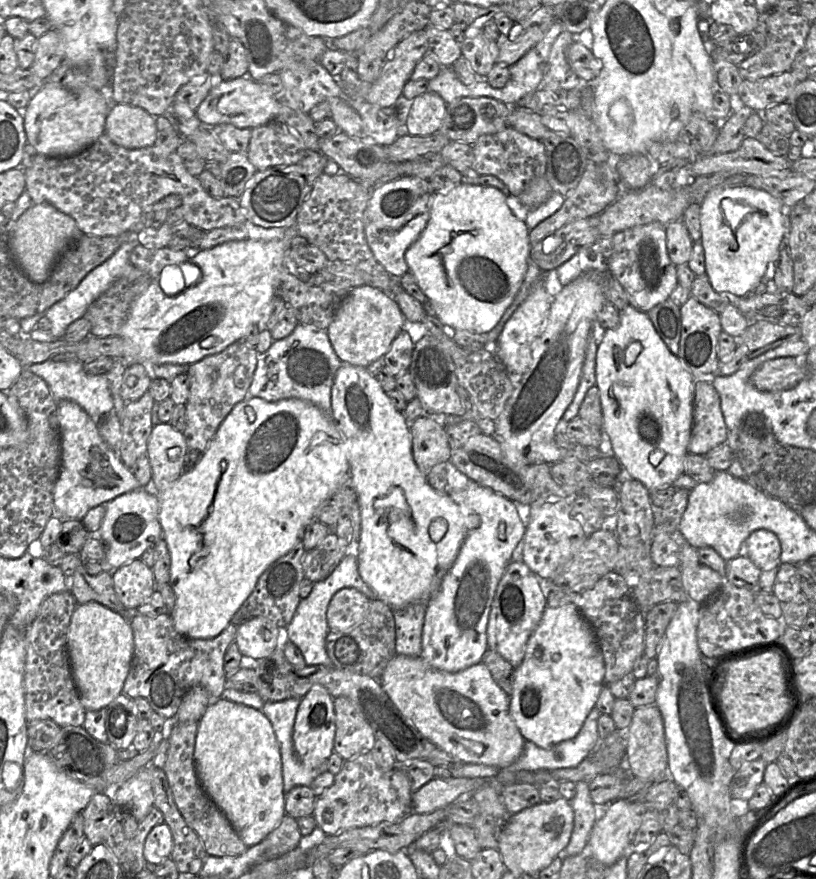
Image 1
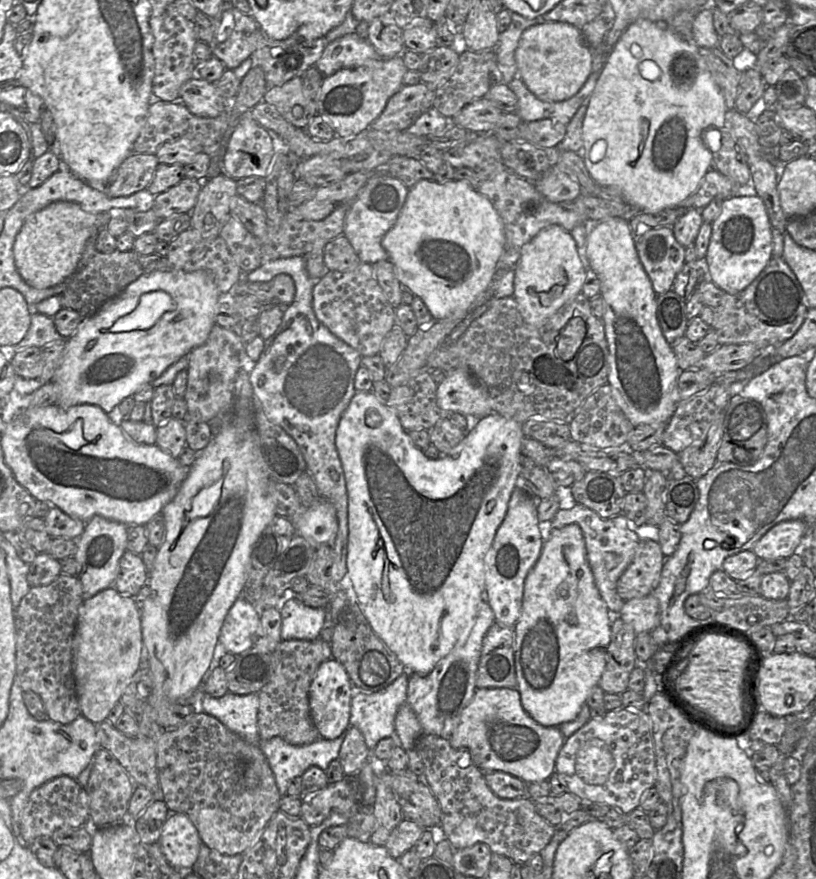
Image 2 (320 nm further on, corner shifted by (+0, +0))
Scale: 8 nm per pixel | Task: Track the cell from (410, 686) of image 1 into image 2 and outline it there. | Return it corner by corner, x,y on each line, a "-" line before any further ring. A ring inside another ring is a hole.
480,688
462,711
448,741
455,749
468,748
483,772
506,772
528,784
549,780
556,772
556,759
565,739
559,727
542,726
527,714
516,688

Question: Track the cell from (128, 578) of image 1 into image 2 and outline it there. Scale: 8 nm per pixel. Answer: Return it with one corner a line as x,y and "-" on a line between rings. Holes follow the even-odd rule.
127,550
120,559
118,575
111,587
115,587
123,595
134,597
147,583
148,578
148,571
141,555

